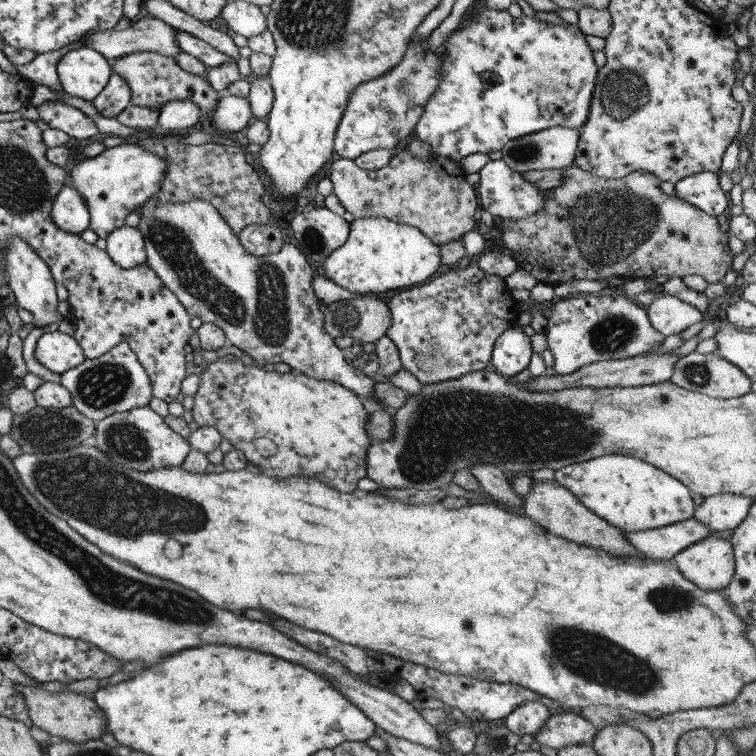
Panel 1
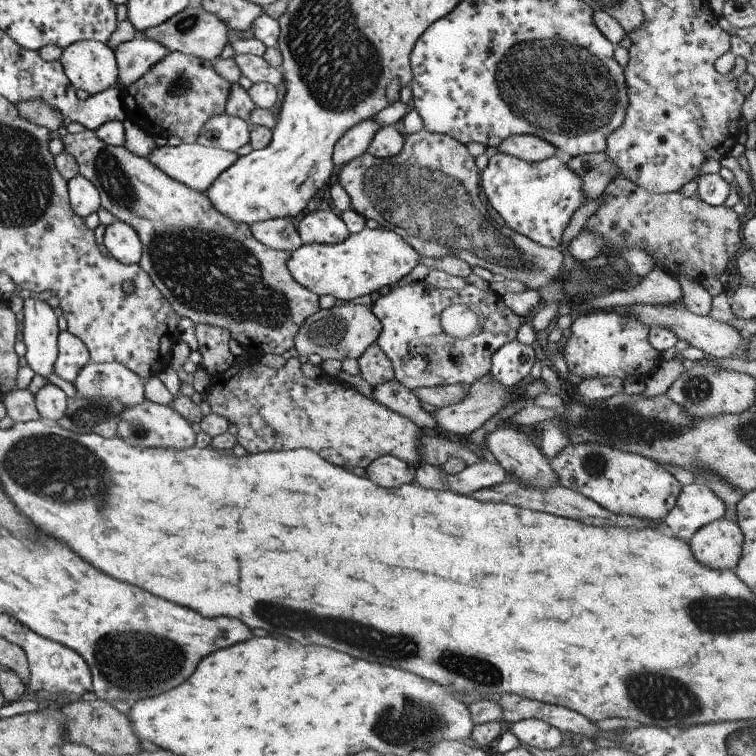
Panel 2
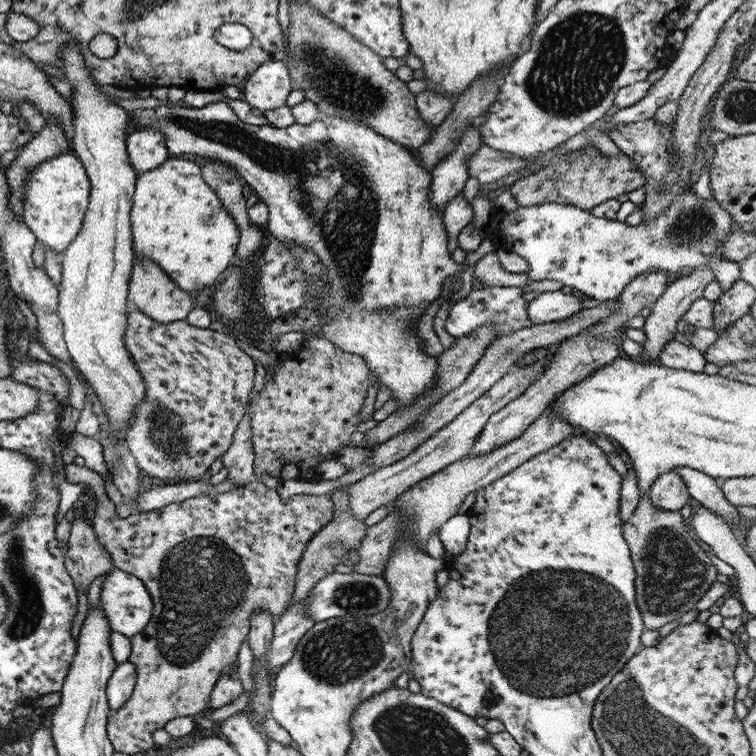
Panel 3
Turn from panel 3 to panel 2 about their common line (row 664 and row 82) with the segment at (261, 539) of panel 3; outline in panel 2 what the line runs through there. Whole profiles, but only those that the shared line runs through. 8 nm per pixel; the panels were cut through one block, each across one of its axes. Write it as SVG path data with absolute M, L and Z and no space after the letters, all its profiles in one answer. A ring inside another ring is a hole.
M171 51L121 92L121 106L125 119L135 123L145 134L153 138L166 138L170 142L193 143L205 119L224 112L229 89L230 83L213 70L208 60Z

